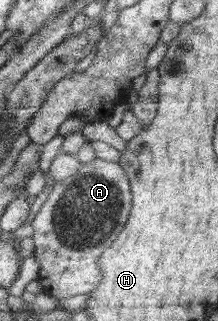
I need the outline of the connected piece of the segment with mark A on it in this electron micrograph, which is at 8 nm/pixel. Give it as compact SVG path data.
M97 158L85 163L77 175L57 180L40 212L35 216L36 235L35 257L41 263L40 282L45 286L45 293L56 298L67 299L74 295L90 294L105 279L102 256L119 240L123 227L127 224L132 207L130 183L120 162Z

